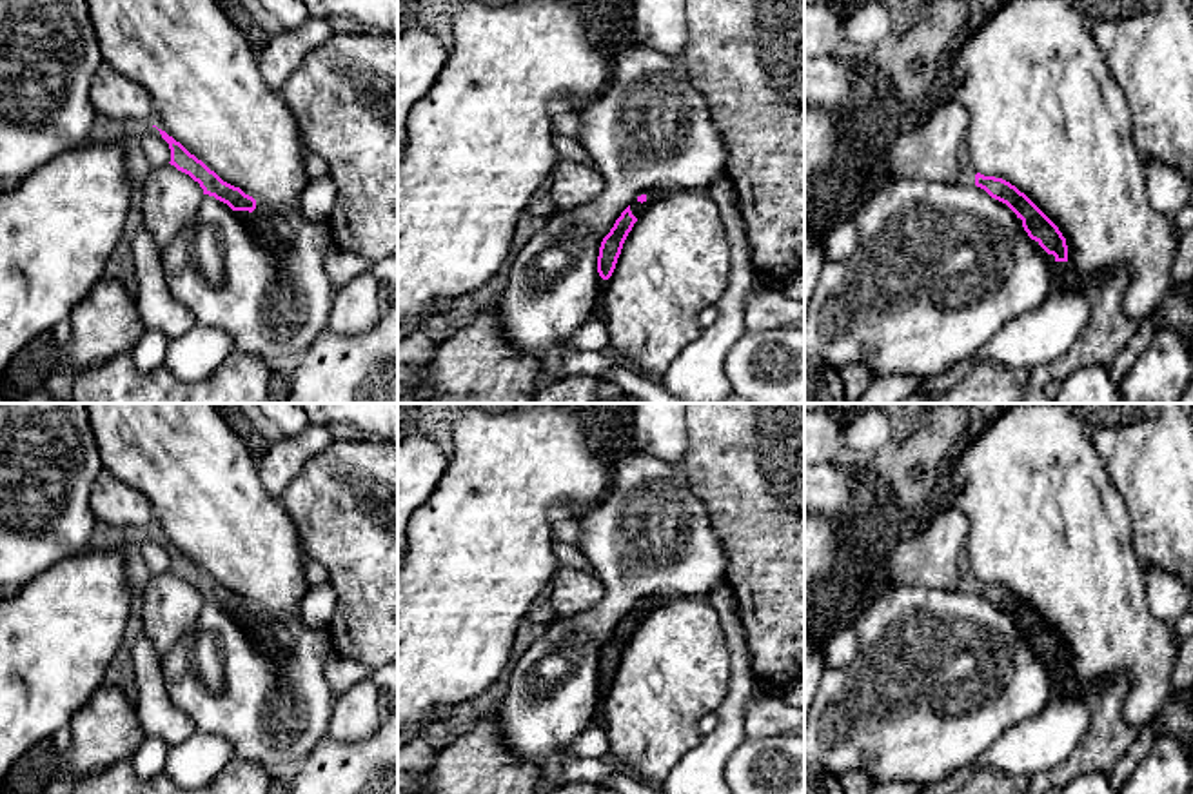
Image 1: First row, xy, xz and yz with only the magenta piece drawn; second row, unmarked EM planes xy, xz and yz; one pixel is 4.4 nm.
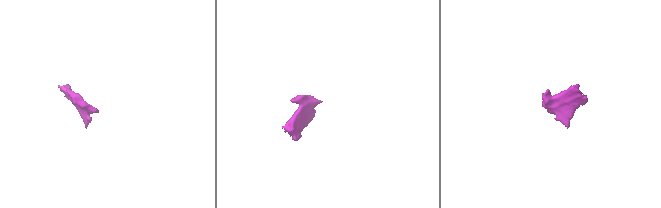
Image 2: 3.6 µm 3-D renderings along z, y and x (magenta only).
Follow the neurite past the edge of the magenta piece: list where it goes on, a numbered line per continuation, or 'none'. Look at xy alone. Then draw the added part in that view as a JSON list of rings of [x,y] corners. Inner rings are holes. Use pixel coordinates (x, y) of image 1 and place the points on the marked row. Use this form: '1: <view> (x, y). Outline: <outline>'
1: xy (267, 231). Outline: [[[249,213],[243,222],[251,233],[269,249],[278,249],[280,245],[280,225],[260,213]]]

